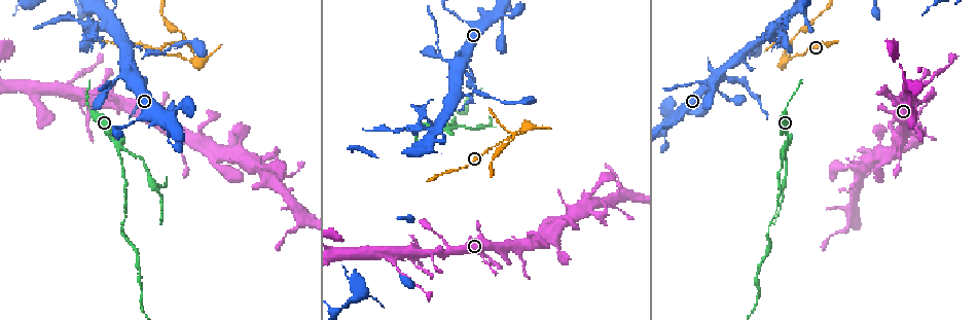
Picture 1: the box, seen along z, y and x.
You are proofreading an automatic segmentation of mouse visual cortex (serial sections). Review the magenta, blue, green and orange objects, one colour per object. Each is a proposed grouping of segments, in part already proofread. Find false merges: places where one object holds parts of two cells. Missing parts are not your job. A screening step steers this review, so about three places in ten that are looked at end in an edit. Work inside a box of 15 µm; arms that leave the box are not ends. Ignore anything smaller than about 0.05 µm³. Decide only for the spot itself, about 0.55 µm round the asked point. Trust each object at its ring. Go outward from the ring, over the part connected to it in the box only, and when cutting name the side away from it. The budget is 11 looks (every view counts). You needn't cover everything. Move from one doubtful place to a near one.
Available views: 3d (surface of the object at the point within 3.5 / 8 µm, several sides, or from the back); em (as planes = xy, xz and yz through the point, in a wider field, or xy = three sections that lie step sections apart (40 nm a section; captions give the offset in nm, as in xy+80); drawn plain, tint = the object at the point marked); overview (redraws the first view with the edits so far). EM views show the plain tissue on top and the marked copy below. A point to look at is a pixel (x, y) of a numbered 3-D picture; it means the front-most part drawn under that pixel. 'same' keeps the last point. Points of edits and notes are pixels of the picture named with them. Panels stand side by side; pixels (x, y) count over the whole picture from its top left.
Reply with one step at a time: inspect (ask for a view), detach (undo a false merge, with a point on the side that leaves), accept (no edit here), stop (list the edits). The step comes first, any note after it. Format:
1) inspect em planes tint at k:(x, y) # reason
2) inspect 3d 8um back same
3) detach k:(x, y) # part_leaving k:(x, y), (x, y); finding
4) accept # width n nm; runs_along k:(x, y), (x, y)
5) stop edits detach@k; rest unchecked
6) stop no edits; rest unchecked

inspect 3d 3.5um at 1:(788, 60) # sharp bend

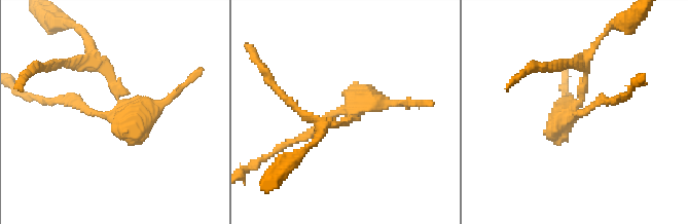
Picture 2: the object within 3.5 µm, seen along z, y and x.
inspect em xy step 5 tint at 2:(572, 117) # shape alone is not enough

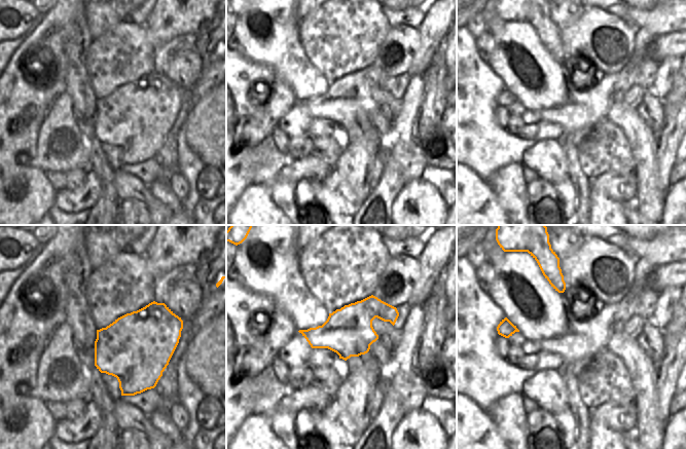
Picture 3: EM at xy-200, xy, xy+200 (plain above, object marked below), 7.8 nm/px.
detach 2:(98, 68) # part_leaving 2:(116, 97), (113, 77), (75, 27); a second cell is stuck on

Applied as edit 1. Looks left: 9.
inspect 3d 8um at 1:(722, 77) # a narrow waist

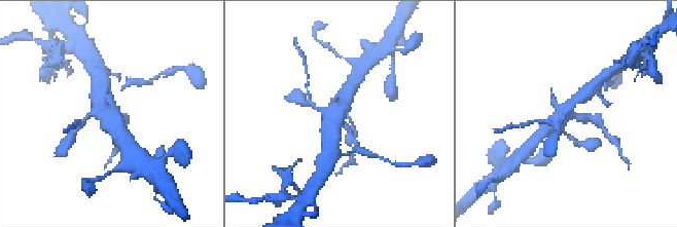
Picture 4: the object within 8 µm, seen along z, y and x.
inspect em xy step 5 tint at 4:(571, 114) # need the tissue

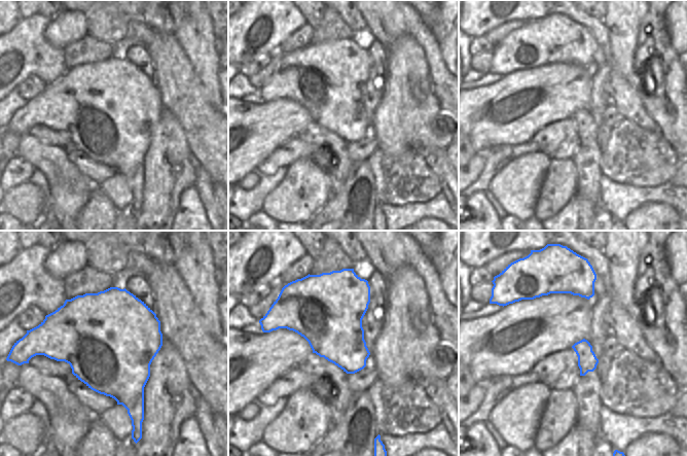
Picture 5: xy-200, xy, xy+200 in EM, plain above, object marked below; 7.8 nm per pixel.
detach 4:(595, 118) # part_leaving 4:(580, 118), (595, 118), (609, 137); a second cell is stuck on

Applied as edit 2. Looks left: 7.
inspect 3d 3.5um at 1:(785, 145) # sudden change in width

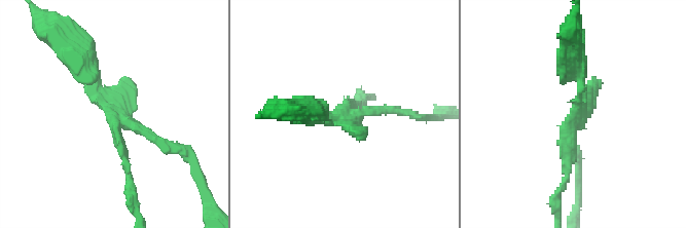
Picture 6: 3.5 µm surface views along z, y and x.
inspect em xy step 3 tint at 6:(343, 122) # now the EM

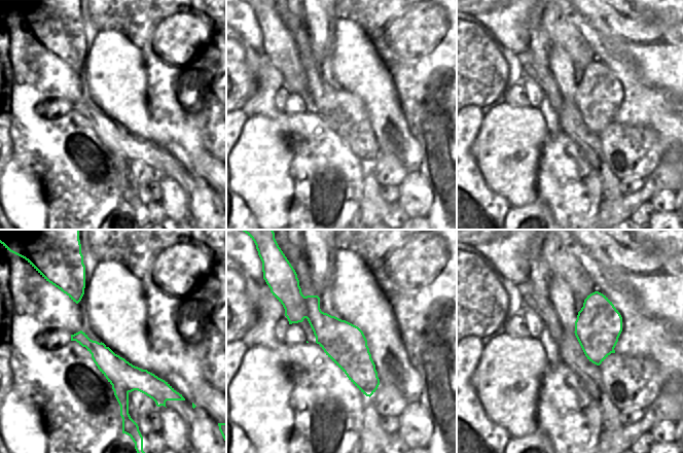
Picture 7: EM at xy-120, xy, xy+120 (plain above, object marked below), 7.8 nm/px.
detach 6:(153, 137) # border 7:(316, 340), (375, 371); two cells meet here

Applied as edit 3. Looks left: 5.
inspect overview

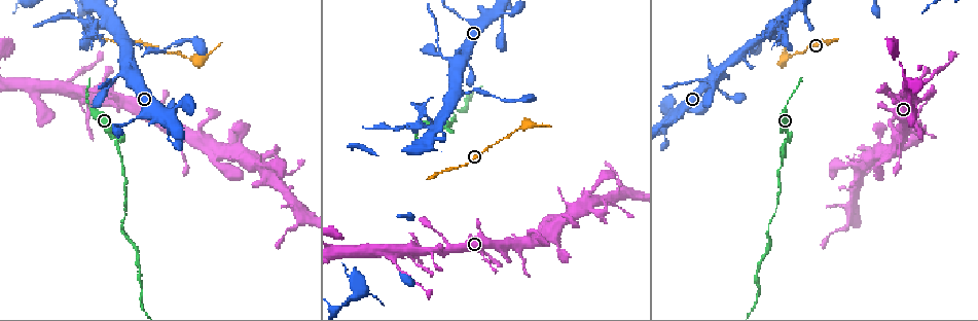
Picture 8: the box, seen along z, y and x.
inspect 3d 3.5um at 8:(437, 125) # two arms at a narrow angle

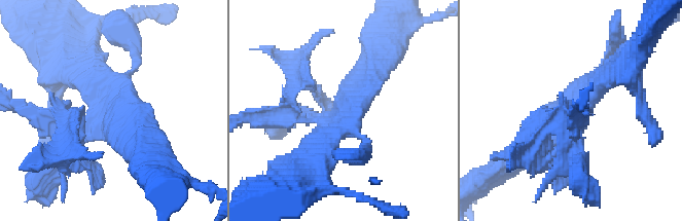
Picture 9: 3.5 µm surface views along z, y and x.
inspect em xy step 2 tint at 9:(113, 123) # shape alone is not enough

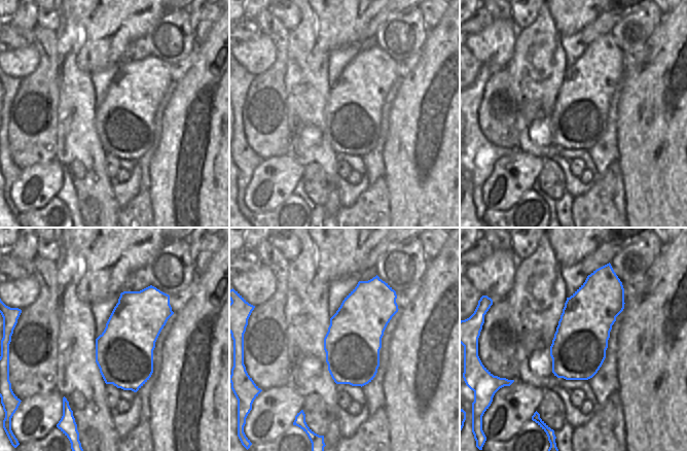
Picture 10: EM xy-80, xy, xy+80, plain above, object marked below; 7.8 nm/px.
detach 9:(565, 148) # a second cell is stuck on

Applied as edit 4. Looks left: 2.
stop edits detach@2, detach@4, detach@6, detach@9; rest unchecked

